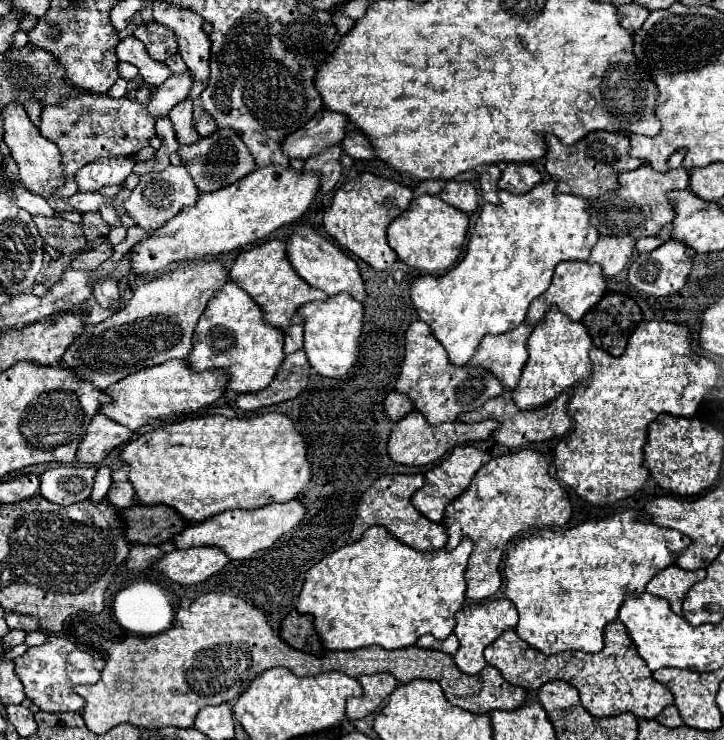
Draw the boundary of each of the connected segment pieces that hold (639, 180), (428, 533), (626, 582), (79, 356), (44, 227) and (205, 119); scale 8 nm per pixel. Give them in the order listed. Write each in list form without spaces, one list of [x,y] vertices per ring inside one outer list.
[[[679,149],[669,159],[669,171],[659,173],[651,165],[641,165],[635,171],[625,171],[619,175],[621,187],[603,195],[601,199],[589,201],[591,209],[591,223],[597,227],[601,235],[633,235],[635,239],[657,235],[659,229],[675,219],[675,211],[667,193],[673,189],[687,189],[689,187],[689,171],[683,167],[683,159],[687,149]]]
[[[417,473],[417,475],[385,475],[385,477],[377,479],[377,483],[373,483],[369,487],[369,491],[365,491],[365,495],[361,497],[361,503],[357,507],[357,519],[351,529],[351,537],[357,541],[357,539],[361,539],[365,529],[369,529],[373,525],[383,525],[399,541],[403,541],[405,545],[411,545],[419,551],[433,551],[433,549],[445,547],[447,539],[449,539],[445,525],[429,521],[411,503],[413,493],[417,489],[421,489],[423,483],[425,483],[425,477],[421,473]]]
[[[639,509],[617,511],[611,517],[587,519],[573,529],[531,529],[511,541],[505,561],[507,597],[515,603],[519,621],[517,635],[541,653],[559,651],[585,651],[599,653],[603,649],[603,629],[609,621],[617,619],[625,595],[641,595],[647,583],[665,567],[675,565],[679,551],[685,551],[691,539],[675,529],[657,527],[647,523]]]
[[[185,261],[181,267],[141,283],[135,289],[131,301],[103,323],[87,325],[87,329],[75,339],[69,351],[65,351],[61,363],[71,367],[77,375],[81,375],[81,379],[89,379],[99,389],[107,389],[115,381],[121,381],[123,377],[145,367],[153,367],[169,359],[185,359],[185,355],[193,351],[193,331],[199,317],[203,315],[207,303],[213,299],[217,289],[221,289],[227,281],[229,275],[221,261]]]
[[[35,217],[35,223],[41,231],[41,237],[63,255],[77,255],[89,245],[83,237],[83,227],[79,227],[79,223],[49,217]]]
[[[207,111],[201,115],[201,119],[199,119],[195,125],[197,125],[197,129],[199,129],[201,137],[203,137],[203,135],[211,135],[211,133],[217,129],[217,123],[213,121],[213,117],[211,117],[211,115],[207,115]]]

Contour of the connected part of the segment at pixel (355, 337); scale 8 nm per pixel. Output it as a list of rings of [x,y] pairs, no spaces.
[[[339,293],[327,301],[305,303],[299,311],[305,319],[305,353],[313,371],[323,377],[345,377],[359,357],[359,337],[363,331],[363,305],[355,301],[349,293]]]

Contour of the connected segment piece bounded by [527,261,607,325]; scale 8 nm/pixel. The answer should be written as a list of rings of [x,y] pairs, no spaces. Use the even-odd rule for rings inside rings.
[[[563,261],[555,267],[553,283],[549,285],[549,289],[537,301],[531,303],[527,321],[535,325],[539,319],[543,319],[543,315],[549,311],[551,305],[557,305],[559,311],[569,315],[573,321],[581,321],[581,317],[601,301],[605,291],[607,291],[607,277],[603,275],[603,269],[599,265],[591,265],[587,261]]]

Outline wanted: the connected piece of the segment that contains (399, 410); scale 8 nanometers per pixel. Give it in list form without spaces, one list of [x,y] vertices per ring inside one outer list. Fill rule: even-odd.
[[[391,391],[391,395],[385,399],[385,409],[393,421],[399,421],[405,415],[409,415],[415,407],[407,395],[403,395],[399,391]]]

